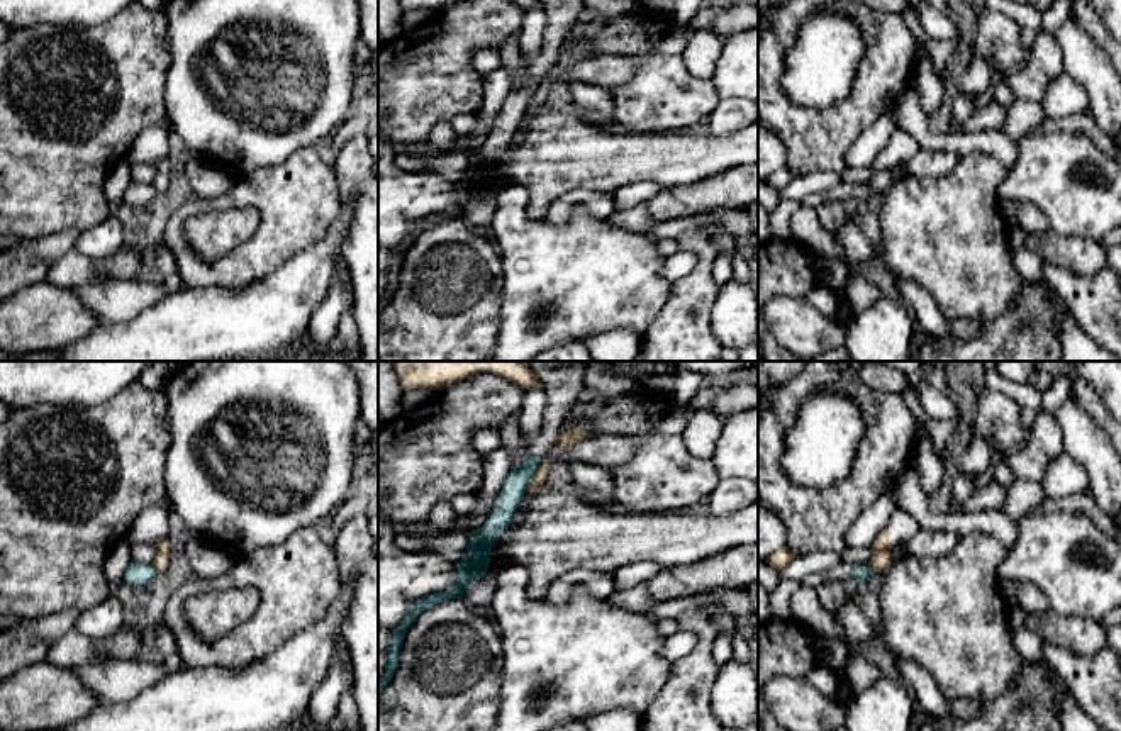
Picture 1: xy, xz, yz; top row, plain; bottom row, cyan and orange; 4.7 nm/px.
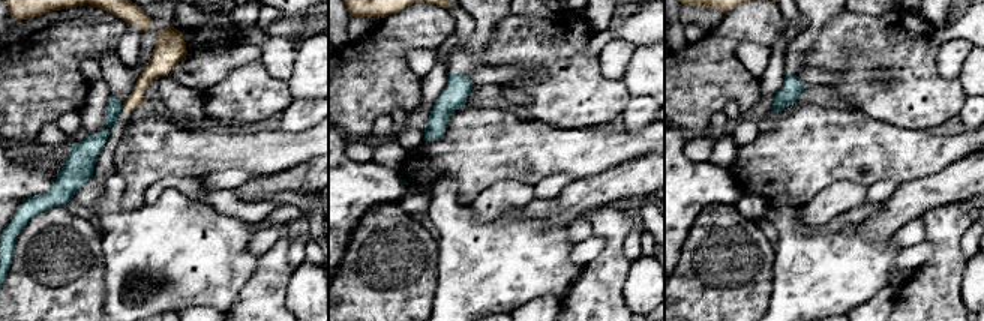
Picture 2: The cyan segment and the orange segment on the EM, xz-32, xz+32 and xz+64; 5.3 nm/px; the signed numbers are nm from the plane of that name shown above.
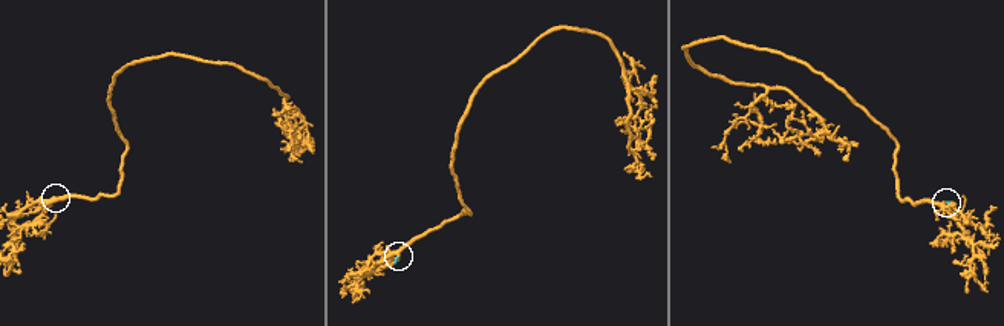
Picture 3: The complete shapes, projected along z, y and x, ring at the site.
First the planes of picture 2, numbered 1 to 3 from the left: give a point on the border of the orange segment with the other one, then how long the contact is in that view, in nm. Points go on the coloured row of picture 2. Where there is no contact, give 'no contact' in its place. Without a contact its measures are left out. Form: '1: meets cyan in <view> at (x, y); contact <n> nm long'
1: no contact
2: no contact
3: no contact

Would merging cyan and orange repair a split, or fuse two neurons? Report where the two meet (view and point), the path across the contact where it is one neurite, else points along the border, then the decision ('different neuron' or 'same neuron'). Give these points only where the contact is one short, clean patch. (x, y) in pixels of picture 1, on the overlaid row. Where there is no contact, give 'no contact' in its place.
xz (535, 472) | along xz (543, 458), (526, 489) | different neuron

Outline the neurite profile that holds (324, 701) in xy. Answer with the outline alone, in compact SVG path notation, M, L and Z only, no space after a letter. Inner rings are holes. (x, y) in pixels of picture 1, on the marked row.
M332 653L326 678L310 699L307 721L314 724L315 731L331 731L339 700L351 684L351 672L344 668L341 656Z

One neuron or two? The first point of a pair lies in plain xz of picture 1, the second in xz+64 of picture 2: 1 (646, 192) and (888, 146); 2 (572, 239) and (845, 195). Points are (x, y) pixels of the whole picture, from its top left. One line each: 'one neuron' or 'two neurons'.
1: two neurons
2: two neurons

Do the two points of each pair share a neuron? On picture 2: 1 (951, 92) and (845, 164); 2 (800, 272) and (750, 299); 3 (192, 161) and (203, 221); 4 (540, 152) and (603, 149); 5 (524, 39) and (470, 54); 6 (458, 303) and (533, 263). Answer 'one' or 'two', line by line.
1: two
2: two
3: two
4: one
5: two
6: one

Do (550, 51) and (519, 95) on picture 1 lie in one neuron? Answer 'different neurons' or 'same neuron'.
same neuron

